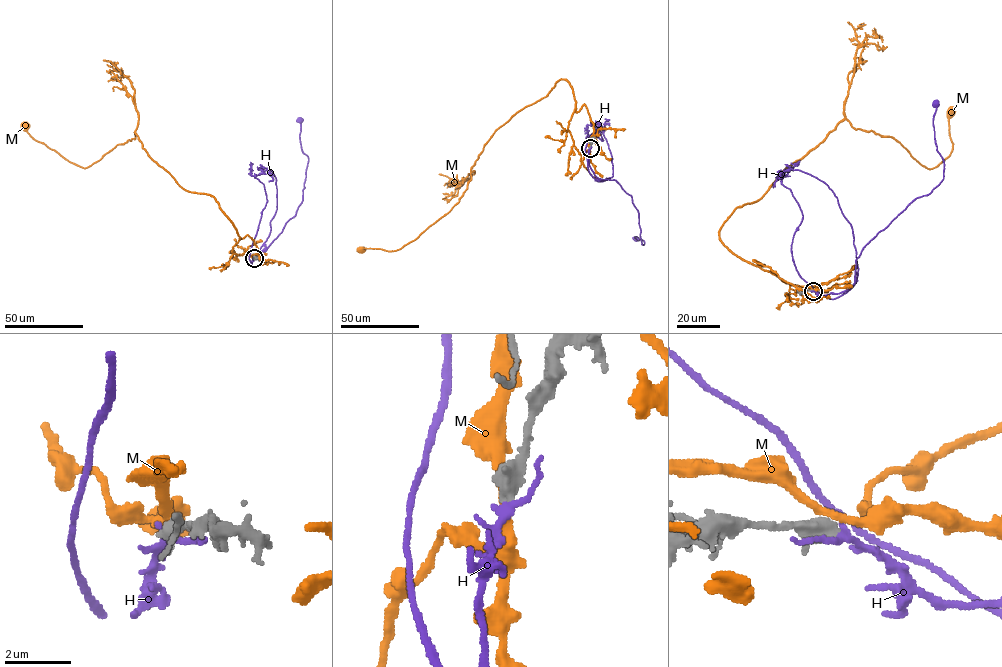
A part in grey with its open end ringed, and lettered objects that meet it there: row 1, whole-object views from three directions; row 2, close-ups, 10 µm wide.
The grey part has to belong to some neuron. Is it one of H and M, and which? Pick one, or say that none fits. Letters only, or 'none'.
H

